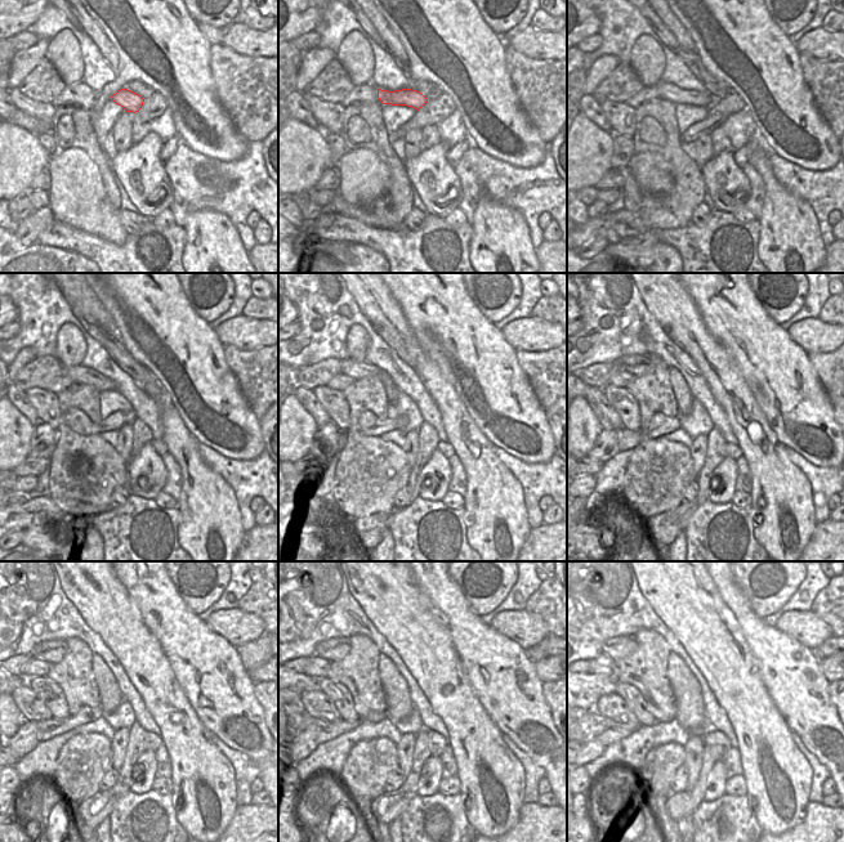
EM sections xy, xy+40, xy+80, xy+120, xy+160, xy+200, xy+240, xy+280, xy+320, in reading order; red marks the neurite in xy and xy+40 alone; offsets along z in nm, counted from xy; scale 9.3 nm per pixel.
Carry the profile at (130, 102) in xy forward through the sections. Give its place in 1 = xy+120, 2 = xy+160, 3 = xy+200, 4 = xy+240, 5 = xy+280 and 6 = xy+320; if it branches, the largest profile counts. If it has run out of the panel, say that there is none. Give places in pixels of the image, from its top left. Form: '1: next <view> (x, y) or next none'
1: next xy+120 (79, 375)
2: next xy+160 (356, 370)
3: next xy+200 (635, 364)
4: next xy+240 (53, 652)
5: next xy+280 (336, 648)
6: next xy+320 (620, 646)

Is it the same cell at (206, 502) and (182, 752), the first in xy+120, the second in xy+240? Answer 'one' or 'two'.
one

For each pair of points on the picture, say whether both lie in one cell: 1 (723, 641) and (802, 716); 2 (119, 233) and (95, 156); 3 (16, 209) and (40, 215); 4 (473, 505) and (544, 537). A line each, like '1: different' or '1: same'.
1: different
2: different
3: different
4: different

